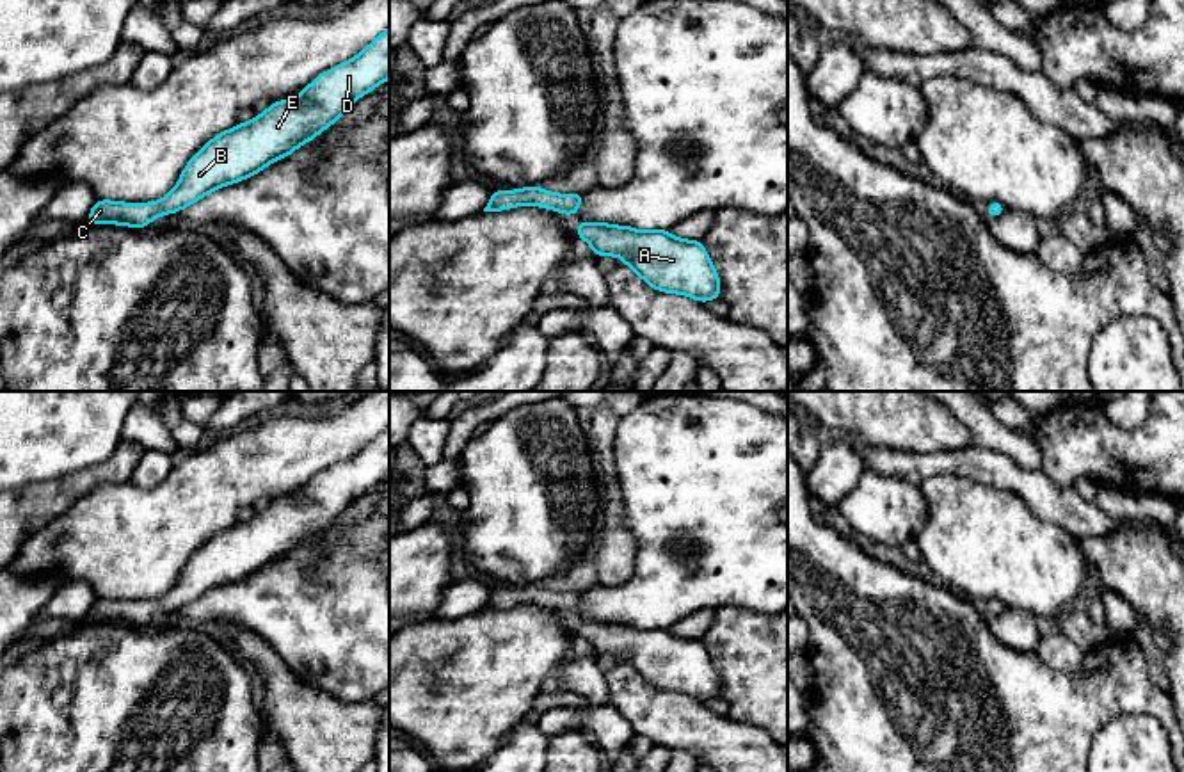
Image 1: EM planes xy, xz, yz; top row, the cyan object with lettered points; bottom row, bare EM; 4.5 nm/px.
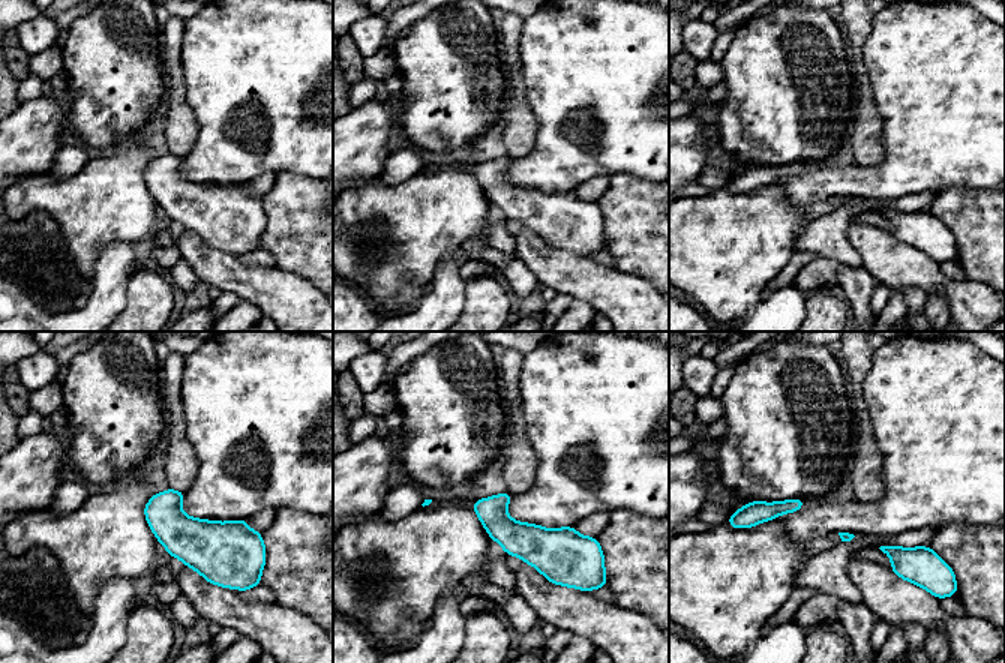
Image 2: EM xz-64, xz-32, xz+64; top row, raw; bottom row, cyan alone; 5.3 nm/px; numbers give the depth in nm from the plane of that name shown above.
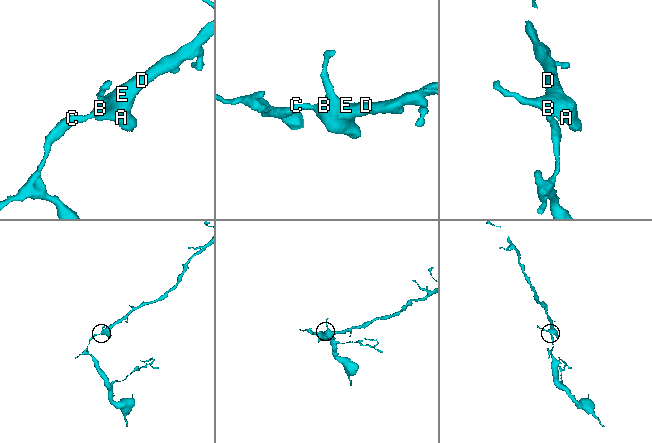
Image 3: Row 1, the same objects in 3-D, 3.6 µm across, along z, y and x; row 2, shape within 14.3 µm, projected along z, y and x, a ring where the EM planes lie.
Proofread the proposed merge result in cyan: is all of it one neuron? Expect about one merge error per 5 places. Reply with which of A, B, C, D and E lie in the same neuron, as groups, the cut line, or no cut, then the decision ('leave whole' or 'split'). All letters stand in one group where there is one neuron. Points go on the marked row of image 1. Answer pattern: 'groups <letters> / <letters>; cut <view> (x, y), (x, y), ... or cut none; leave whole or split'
groups A B C D E; cut none; leave whole

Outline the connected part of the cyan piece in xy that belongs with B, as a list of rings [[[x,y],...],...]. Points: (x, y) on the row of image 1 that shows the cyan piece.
[[[389,27],[354,59],[318,75],[293,100],[270,103],[268,110],[256,114],[251,123],[238,123],[235,128],[215,135],[188,160],[178,185],[165,197],[155,203],[117,203],[98,199],[85,222],[146,228],[158,215],[185,210],[203,196],[220,187],[242,181],[263,171],[268,164],[288,157],[292,151],[315,139],[322,130],[329,128],[356,100],[375,89],[386,78],[389,78]]]

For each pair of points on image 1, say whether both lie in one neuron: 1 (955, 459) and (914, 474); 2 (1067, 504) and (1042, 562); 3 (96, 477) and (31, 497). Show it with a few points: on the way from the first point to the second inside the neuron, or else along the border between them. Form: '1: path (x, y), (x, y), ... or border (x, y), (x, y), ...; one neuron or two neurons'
1: path (944, 463), (925, 465); one neuron
2: border (1024, 500), (1035, 514), (1064, 527), (1078, 541); two neurons
3: path (80, 482), (57, 497), (47, 497); one neuron

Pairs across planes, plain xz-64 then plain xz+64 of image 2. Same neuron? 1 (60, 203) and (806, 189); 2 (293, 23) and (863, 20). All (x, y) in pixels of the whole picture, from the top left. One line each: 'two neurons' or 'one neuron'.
1: two neurons
2: two neurons

